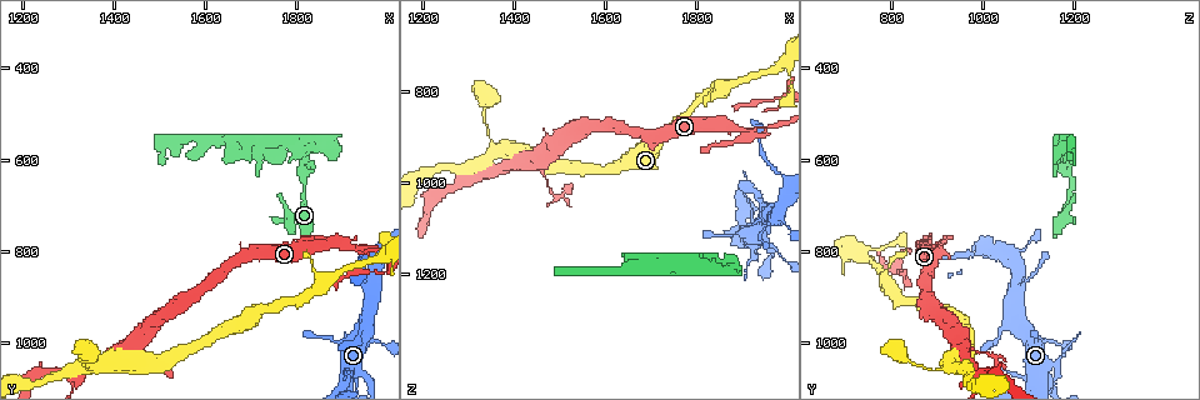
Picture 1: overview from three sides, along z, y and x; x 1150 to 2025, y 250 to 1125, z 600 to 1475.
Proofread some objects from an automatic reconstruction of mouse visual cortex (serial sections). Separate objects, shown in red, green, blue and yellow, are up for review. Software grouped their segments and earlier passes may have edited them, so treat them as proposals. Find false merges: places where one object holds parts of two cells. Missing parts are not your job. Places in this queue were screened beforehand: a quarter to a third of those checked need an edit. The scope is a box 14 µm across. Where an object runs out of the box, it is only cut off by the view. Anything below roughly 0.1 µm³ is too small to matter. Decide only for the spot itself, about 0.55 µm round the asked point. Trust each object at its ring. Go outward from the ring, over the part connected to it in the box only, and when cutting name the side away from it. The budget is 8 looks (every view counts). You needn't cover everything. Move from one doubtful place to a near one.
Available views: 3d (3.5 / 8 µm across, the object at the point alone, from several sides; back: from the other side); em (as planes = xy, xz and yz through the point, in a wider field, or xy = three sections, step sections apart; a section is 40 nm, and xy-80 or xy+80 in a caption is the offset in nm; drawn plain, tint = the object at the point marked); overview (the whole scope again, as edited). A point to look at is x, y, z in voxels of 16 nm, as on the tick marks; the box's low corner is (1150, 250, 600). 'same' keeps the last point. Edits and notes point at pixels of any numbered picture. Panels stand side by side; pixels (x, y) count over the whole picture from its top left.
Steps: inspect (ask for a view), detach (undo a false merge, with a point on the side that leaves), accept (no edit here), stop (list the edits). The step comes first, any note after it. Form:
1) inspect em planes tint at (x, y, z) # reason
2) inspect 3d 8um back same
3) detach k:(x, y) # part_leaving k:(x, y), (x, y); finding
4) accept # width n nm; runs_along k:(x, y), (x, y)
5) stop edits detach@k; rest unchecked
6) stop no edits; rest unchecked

inspect 3d 8um back at (1905, 785, 885) # abrupt turn

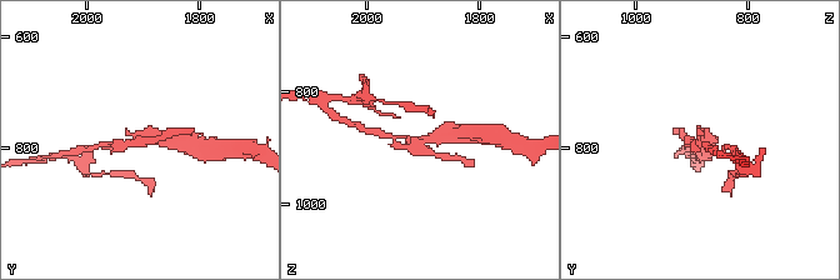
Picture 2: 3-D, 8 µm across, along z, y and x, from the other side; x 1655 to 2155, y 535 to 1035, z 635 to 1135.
inspect 3d 3.5um at (1900, 785, 885) # zoom in

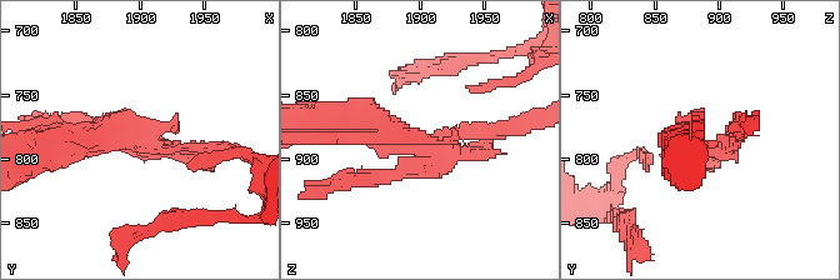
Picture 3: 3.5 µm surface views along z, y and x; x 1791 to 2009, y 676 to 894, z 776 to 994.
inspect em xy step 2 tint at (1898, 784, 882) # need the tissue

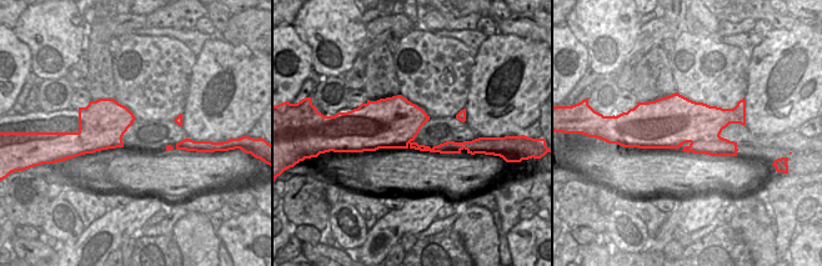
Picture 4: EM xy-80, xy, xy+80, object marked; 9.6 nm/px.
detach 3:(480, 135) # a second cell is stuck on

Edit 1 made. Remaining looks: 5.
inspect overview # see it whole again

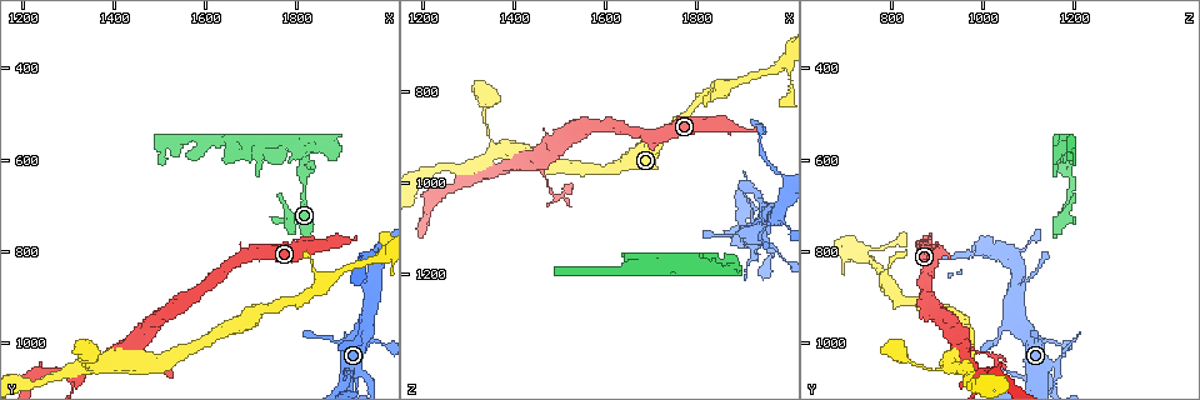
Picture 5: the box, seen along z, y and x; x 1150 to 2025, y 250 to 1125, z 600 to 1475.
inspect 3d 8um at (1315, 1070, 990) # sharp bend

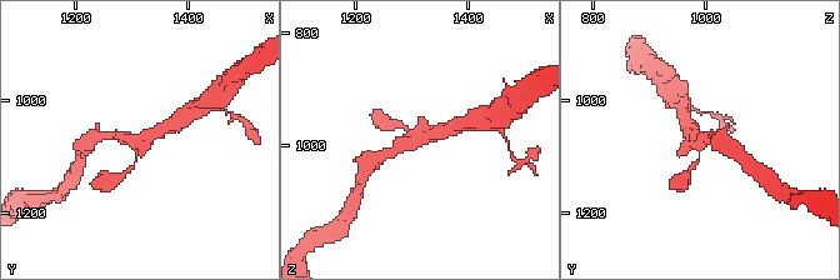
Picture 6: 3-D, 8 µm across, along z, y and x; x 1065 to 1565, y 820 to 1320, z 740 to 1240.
inspect em xy step 1 tint at (1310, 1070, 990)

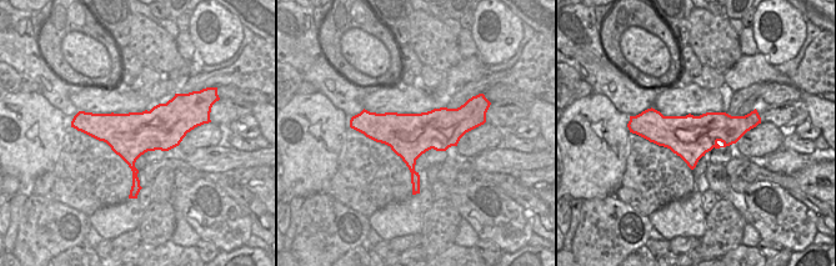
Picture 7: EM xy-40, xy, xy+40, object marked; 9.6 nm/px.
accept # runs_along 6:(448, 130), (424, 136), (385, 154); all the same cell

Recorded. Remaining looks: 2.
inspect 3d 3.5um at (1930, 1075, 1160) # thick turns thin

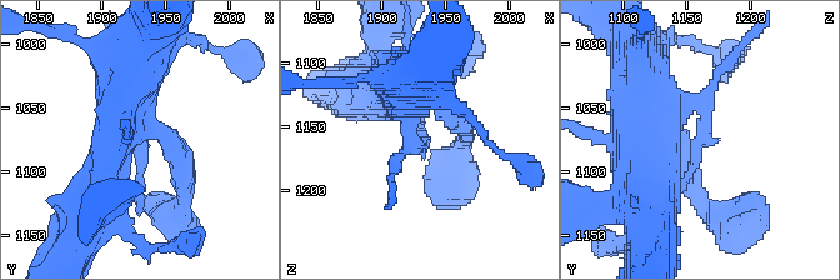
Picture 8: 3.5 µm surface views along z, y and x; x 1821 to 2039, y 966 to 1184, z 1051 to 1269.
inspect em xy step 3 tint at (1930, 1070, 1164) # need the tissue

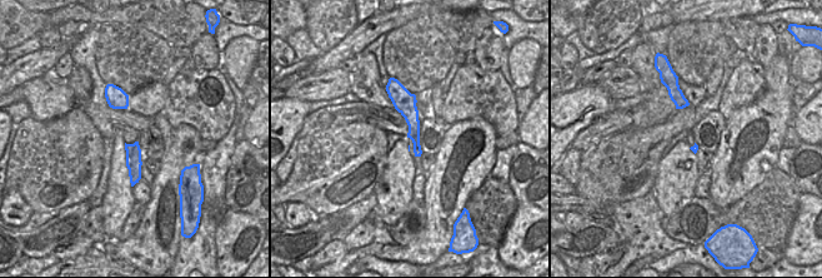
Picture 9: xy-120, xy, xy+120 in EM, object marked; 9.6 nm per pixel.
accept # width 150 nm; runs_along 9:(397, 85), (411, 114), (417, 153); one cell here

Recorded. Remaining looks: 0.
stop edits detach@3; rest unchecked

